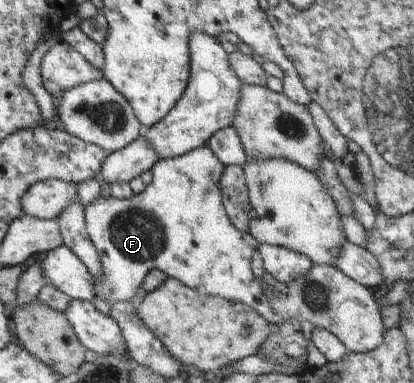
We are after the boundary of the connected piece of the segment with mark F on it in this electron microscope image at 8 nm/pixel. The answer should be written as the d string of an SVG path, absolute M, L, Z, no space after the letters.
M206 144L177 157L160 159L151 168L152 182L141 193L132 195L132 198L100 196L83 206L87 231L103 266L101 279L93 278L96 297L106 300L110 305L118 301L130 301L138 288L143 286L148 272L158 269L200 294L248 305L272 326L279 326L285 321L273 311L250 265L252 254L260 243L249 232L242 234L236 230L223 207L219 180L224 167Z

